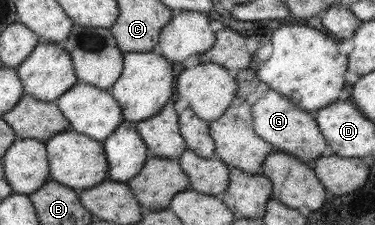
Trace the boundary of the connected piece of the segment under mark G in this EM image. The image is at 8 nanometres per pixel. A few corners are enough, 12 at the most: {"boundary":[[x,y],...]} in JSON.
{"boundary":[[268,89],[254,133],[275,151],[314,161],[328,147],[316,121]]}

